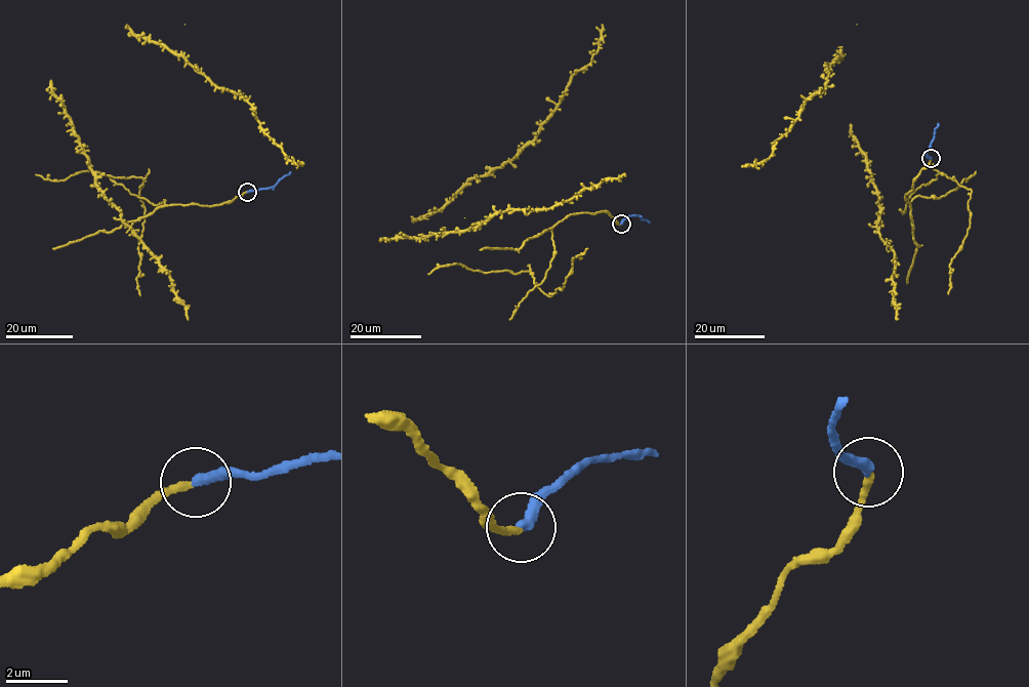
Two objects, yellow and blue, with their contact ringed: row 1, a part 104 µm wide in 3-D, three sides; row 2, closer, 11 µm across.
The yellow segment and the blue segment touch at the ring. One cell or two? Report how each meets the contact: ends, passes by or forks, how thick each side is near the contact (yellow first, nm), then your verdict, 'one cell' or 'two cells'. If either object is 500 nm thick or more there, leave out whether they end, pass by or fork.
yellow ends; blue ends; calibres 240 and 360 nm; one cell

